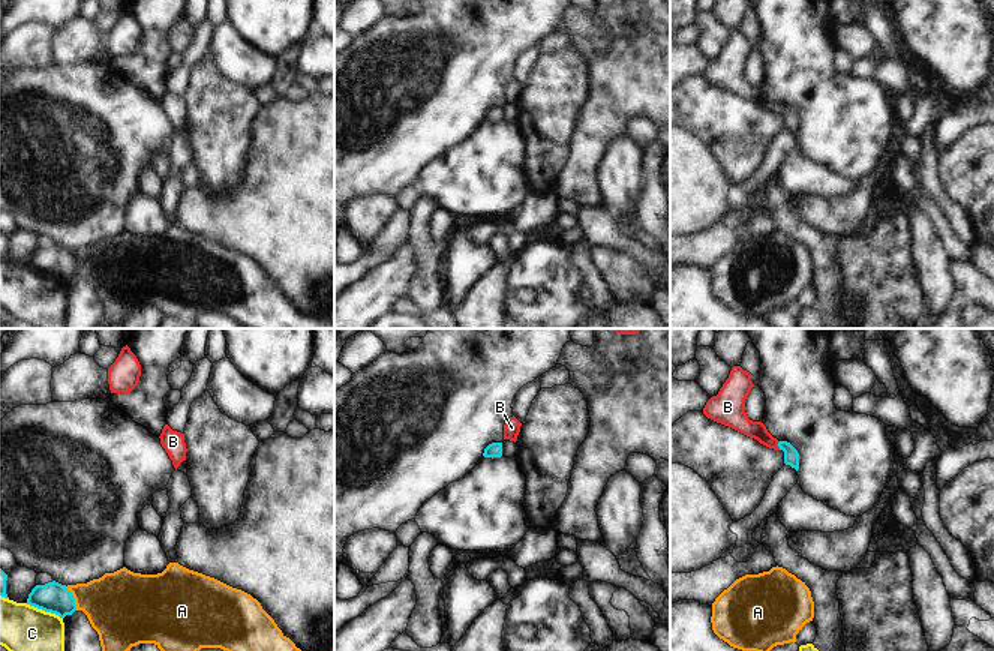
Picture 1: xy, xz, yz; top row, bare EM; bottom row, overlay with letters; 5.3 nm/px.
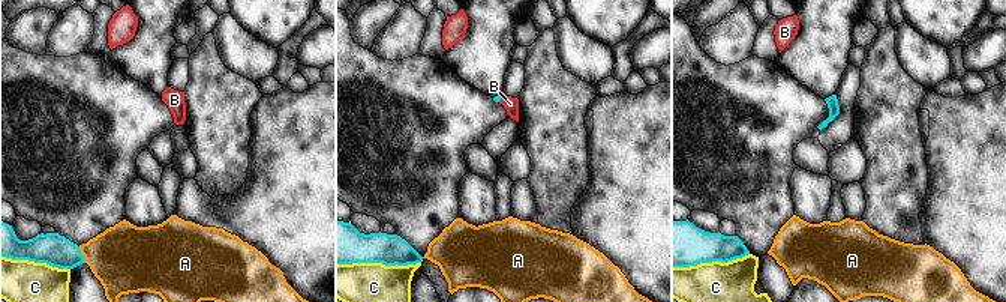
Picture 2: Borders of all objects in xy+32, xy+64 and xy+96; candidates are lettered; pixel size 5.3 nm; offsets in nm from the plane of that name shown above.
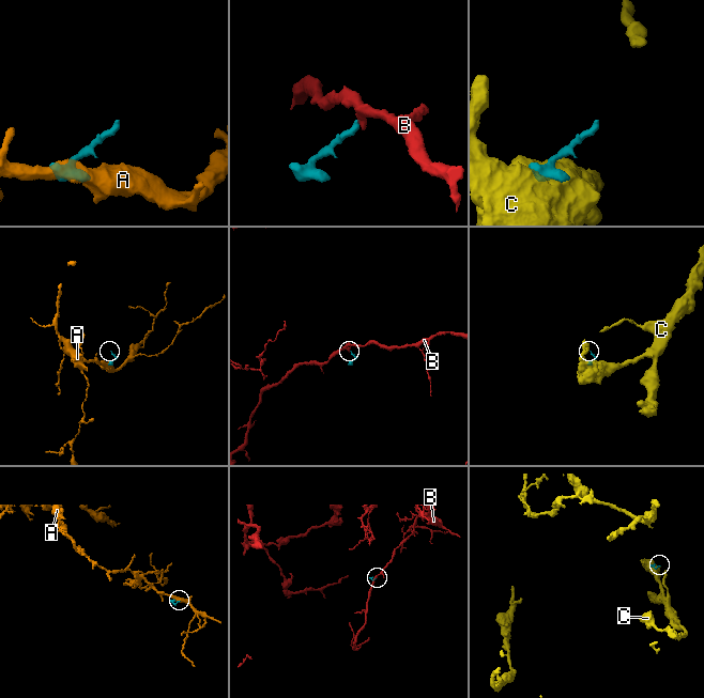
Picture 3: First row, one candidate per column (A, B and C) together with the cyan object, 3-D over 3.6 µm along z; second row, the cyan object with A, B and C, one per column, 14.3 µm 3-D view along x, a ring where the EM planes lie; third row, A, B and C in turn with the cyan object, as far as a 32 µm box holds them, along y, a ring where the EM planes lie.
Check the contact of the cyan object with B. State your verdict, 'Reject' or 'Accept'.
Accept.

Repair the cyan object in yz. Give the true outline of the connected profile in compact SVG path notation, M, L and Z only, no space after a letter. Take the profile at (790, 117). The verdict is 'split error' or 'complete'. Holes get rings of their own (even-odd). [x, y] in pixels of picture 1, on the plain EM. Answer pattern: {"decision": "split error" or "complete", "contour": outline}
{"decision": "split error", "contour": "M733 30L718 58L706 66L703 78L717 87L757 104L769 112L783 114L784 128L798 135L798 114L790 106L774 102L762 86L750 84L745 76L745 63L754 51L751 40L741 30Z"}

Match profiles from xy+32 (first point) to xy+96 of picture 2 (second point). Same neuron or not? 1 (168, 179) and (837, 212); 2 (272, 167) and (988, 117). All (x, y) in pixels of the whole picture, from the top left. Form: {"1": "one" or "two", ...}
{"1": "one", "2": "one"}

